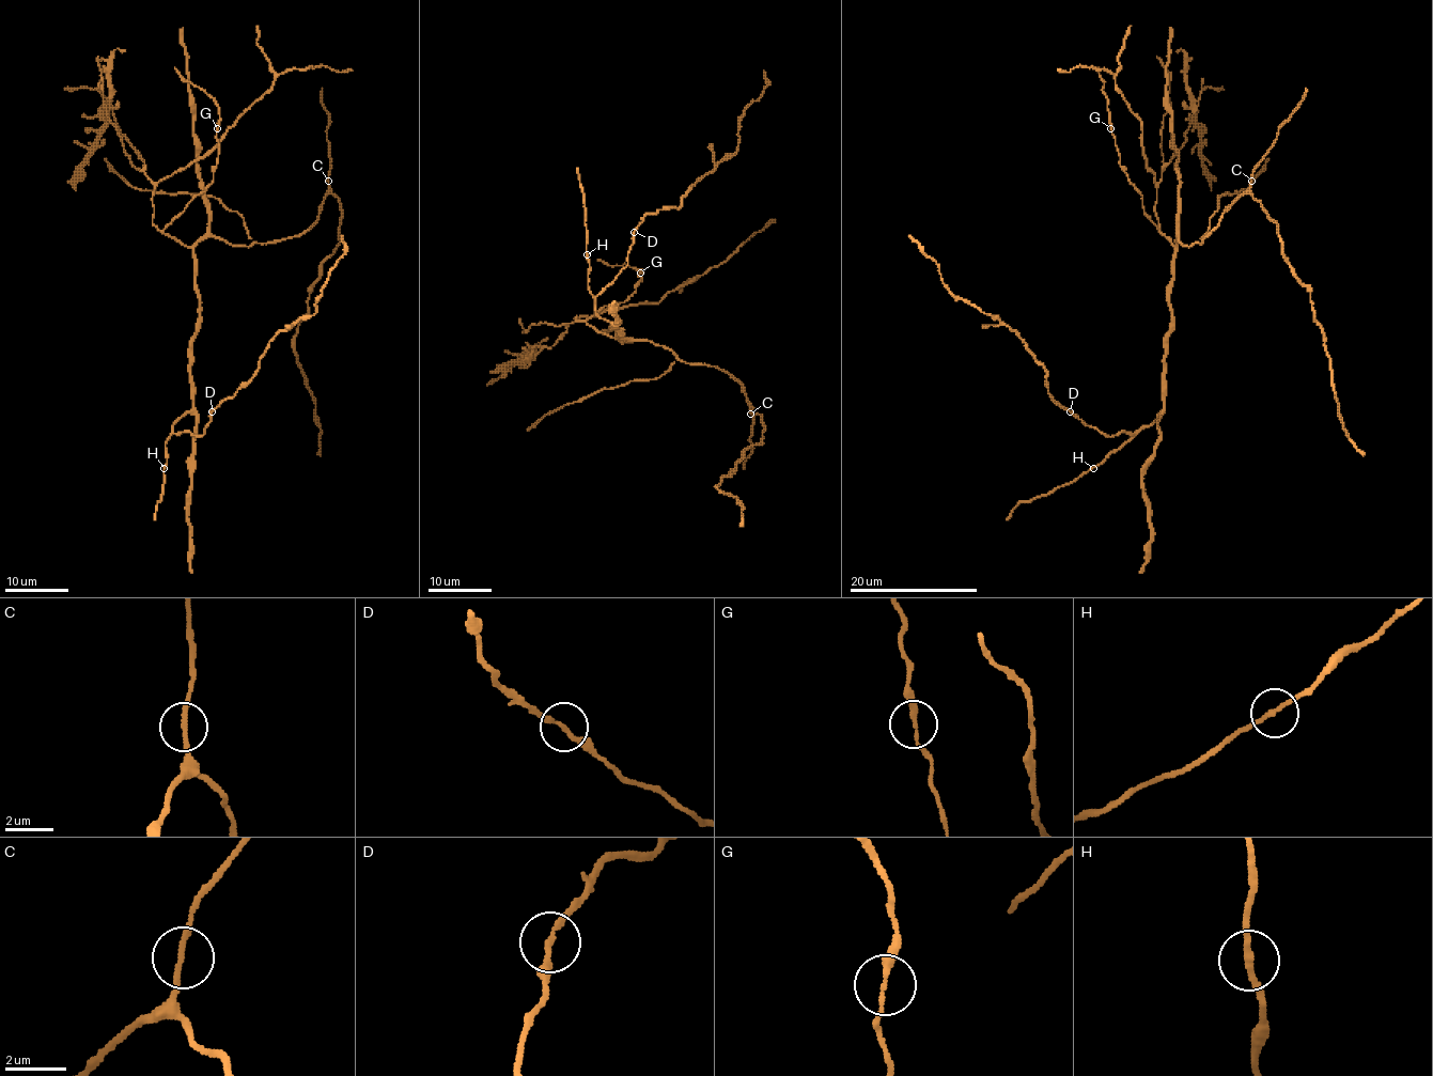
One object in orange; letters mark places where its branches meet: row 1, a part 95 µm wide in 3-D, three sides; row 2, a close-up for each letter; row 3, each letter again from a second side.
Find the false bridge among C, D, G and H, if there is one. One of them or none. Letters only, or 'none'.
none

